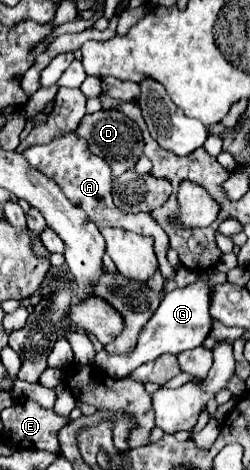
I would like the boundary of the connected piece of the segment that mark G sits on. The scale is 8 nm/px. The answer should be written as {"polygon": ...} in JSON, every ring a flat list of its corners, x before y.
{"polygon":[[206,272,198,276,198,280,186,288,176,288,172,292,166,292,160,308,154,312,154,316,146,322,142,328,138,342,132,350,126,354,108,354,106,350,96,354,96,366,108,374,110,378,128,378,138,366,156,360,162,354,180,354,184,350,192,350,204,342,204,336,208,336,208,328,212,324,212,318,208,314,208,292,210,286,204,280]]}

